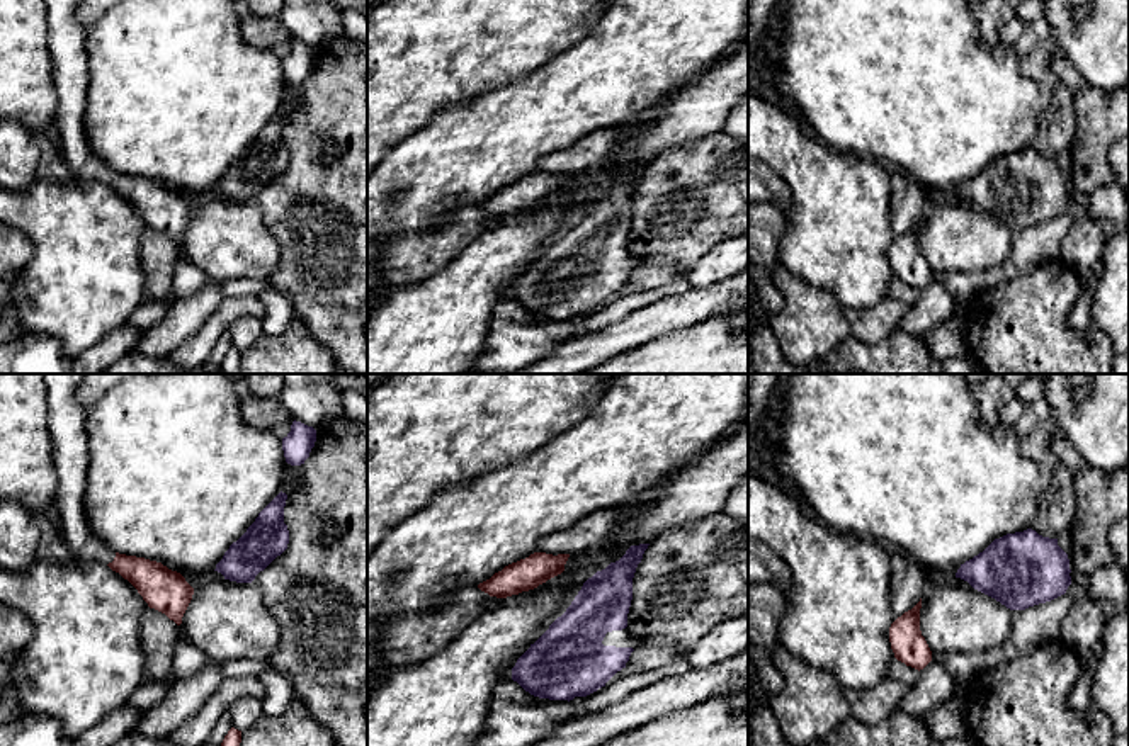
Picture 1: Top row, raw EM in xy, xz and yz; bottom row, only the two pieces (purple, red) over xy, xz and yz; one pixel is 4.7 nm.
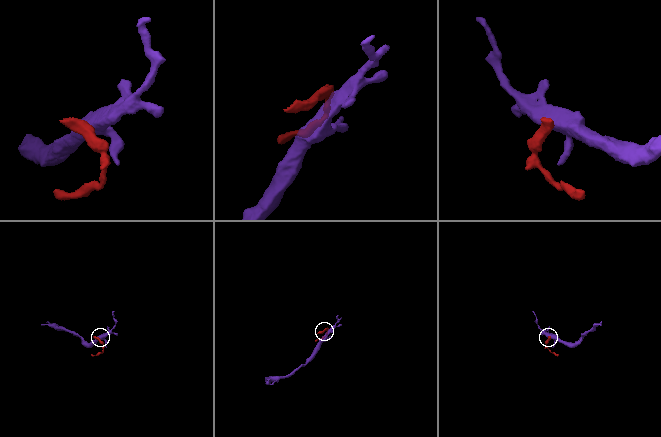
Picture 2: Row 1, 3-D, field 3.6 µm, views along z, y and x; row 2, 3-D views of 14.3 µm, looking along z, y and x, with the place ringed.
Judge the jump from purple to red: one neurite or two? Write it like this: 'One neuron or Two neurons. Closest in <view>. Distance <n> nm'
Two neurons. Closest in xz. Distance 120 nm

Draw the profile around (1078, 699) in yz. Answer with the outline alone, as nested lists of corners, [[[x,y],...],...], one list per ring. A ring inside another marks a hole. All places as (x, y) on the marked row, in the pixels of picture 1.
[[[1088,651],[1080,654],[1080,661],[1081,661],[1081,673],[1068,695],[1068,707],[1085,715],[1092,707],[1090,690],[1097,668],[1097,656],[1092,651]]]

